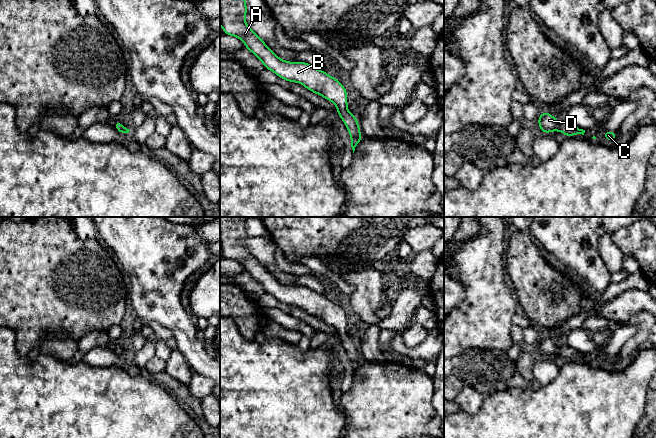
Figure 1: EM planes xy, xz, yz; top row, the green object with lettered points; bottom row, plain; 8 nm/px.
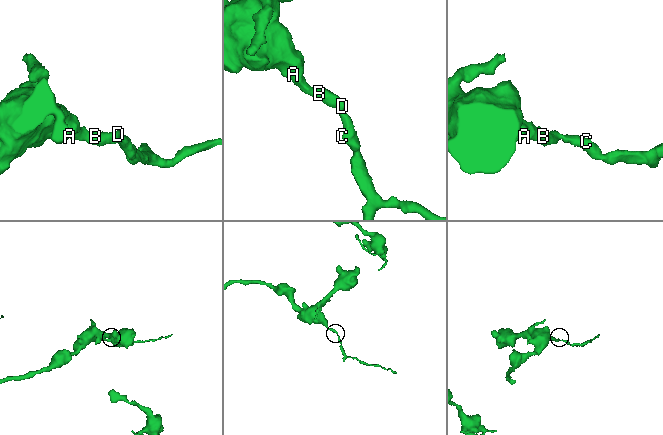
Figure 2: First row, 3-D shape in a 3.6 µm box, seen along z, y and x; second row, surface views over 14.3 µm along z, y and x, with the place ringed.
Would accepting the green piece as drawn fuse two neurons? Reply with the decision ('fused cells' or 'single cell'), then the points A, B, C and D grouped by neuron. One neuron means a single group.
single cell; groups A B C D

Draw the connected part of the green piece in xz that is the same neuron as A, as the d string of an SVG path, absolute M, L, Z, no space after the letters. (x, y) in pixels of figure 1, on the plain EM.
M220 217L220 249L223 258L241 263L246 274L255 278L264 288L264 293L273 295L278 301L289 306L302 308L308 314L333 326L346 349L353 377L364 360L360 359L360 349L356 339L348 335L348 317L343 308L323 294L318 294L306 286L288 286L280 283L267 271L245 245L248 237L246 219L234 221L230 217Z

